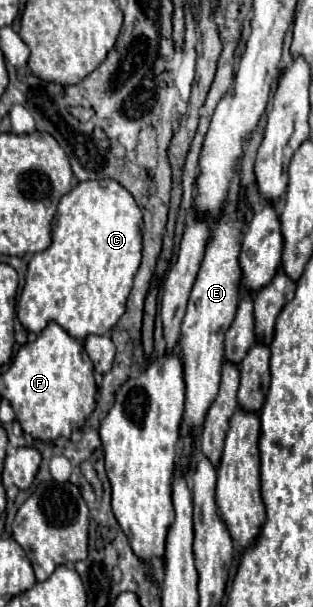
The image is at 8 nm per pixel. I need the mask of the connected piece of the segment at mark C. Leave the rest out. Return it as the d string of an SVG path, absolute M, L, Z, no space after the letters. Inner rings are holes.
M115 180L79 182L65 194L53 218L53 242L47 250L37 252L29 260L25 288L17 302L17 318L27 332L41 334L49 322L57 322L69 336L83 342L91 334L107 334L125 312L125 302L133 286L133 278L141 264L141 210L133 196Z

